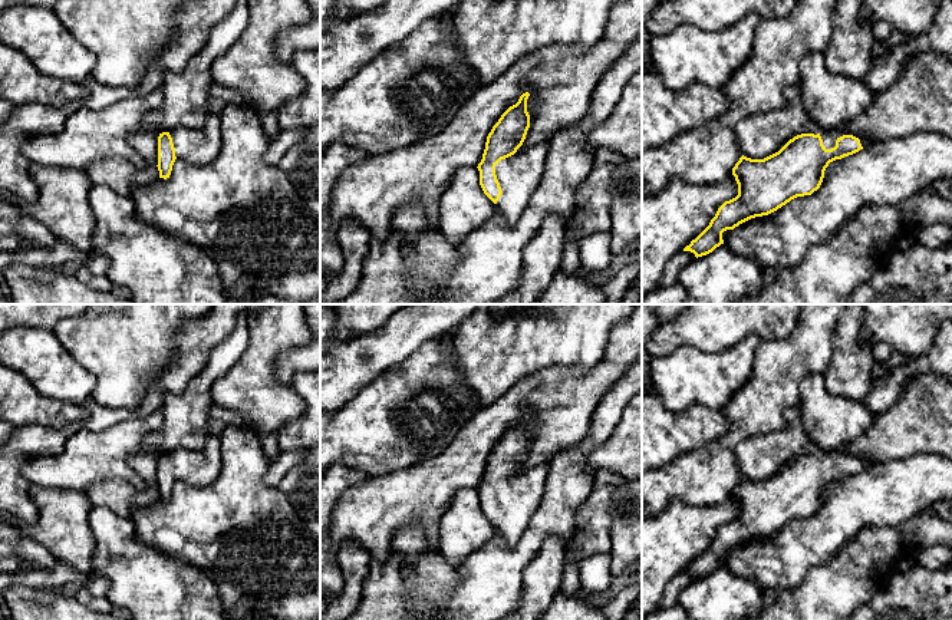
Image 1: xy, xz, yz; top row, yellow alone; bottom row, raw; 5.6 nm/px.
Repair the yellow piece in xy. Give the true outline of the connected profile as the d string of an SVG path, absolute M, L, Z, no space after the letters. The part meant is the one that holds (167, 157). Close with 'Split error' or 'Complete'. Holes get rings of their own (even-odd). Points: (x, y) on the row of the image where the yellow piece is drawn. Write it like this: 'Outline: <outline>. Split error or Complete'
Outline: M215 106L201 128L179 126L158 136L159 178L169 178L175 159L192 165L213 162L221 151L221 115Z. Split error

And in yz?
Outline: M919 53L903 67L899 79L874 93L872 106L844 128L801 133L790 139L778 152L764 158L741 156L732 168L738 195L725 201L709 225L683 251L695 257L712 253L724 244L722 232L739 224L768 215L797 197L811 195L823 182L830 162L867 148L870 141L885 142L915 132L941 132L952 138L952 60L939 53Z. Split error

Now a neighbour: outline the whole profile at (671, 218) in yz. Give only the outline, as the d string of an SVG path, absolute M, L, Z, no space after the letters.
M732 172L708 185L671 177L659 192L642 195L642 299L661 286L666 263L709 225L725 201L737 195Z

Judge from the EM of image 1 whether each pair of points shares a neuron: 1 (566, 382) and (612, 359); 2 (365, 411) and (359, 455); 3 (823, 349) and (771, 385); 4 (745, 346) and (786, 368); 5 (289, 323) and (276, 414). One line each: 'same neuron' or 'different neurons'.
1: same neuron
2: same neuron
3: same neuron
4: different neurons
5: same neuron

